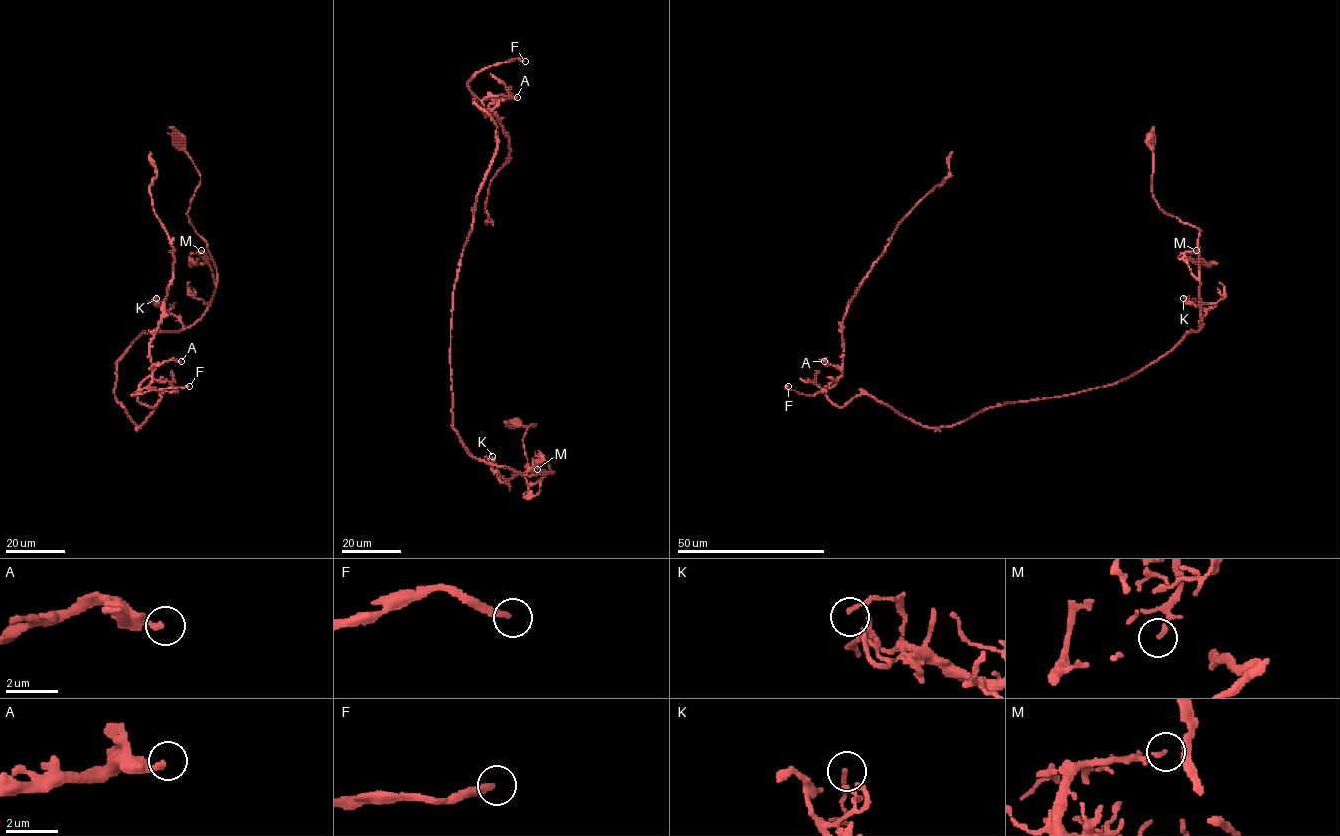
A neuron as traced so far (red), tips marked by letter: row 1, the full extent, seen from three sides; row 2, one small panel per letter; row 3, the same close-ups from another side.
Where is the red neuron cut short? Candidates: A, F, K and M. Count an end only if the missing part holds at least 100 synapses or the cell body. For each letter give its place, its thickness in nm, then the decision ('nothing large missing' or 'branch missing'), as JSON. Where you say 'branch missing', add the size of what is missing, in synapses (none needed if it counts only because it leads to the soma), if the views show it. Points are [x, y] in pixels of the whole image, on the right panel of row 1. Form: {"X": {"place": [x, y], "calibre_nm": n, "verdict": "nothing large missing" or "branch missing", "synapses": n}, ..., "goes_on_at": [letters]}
{"A": {"place": [824, 361], "calibre_nm": 240, "verdict": "nothing large missing"}, "F": {"place": [788, 386], "calibre_nm": 240, "verdict": "branch missing", "synapses": 190}, "K": {"place": [1183, 298], "calibre_nm": 150, "verdict": "nothing large missing"}, "M": {"place": [1196, 250], "calibre_nm": 110, "verdict": "nothing large missing"}, "goes_on_at": ["F"]}

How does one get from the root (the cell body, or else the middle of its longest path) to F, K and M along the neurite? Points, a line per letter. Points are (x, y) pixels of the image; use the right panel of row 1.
F: (1152, 139), (1153, 199), (1199, 231), (1202, 325), (1162, 356), (940, 427), (835, 405), (839, 377), (788, 386)
K: (1152, 139), (1153, 199), (1166, 213), (1199, 231), (1199, 321), (1207, 314), (1187, 296), (1183, 298)
M: (1152, 139), (1153, 197), (1166, 213), (1199, 230), (1199, 281), (1192, 273), (1184, 254), (1196, 250)

